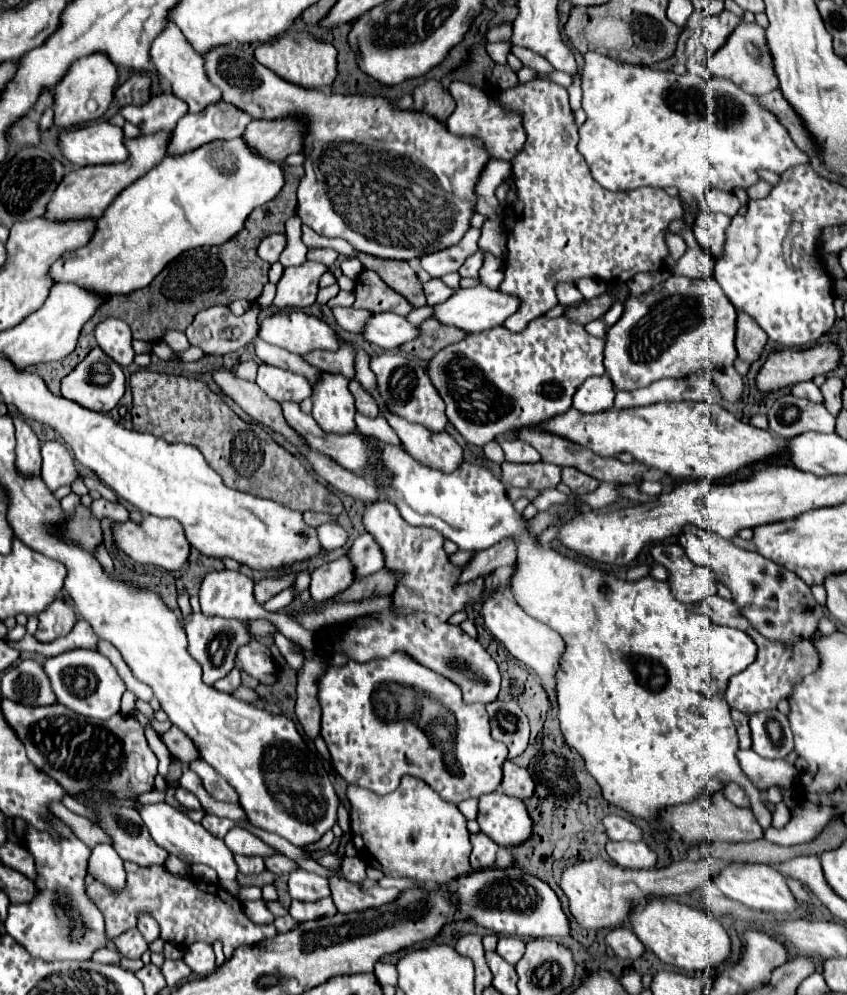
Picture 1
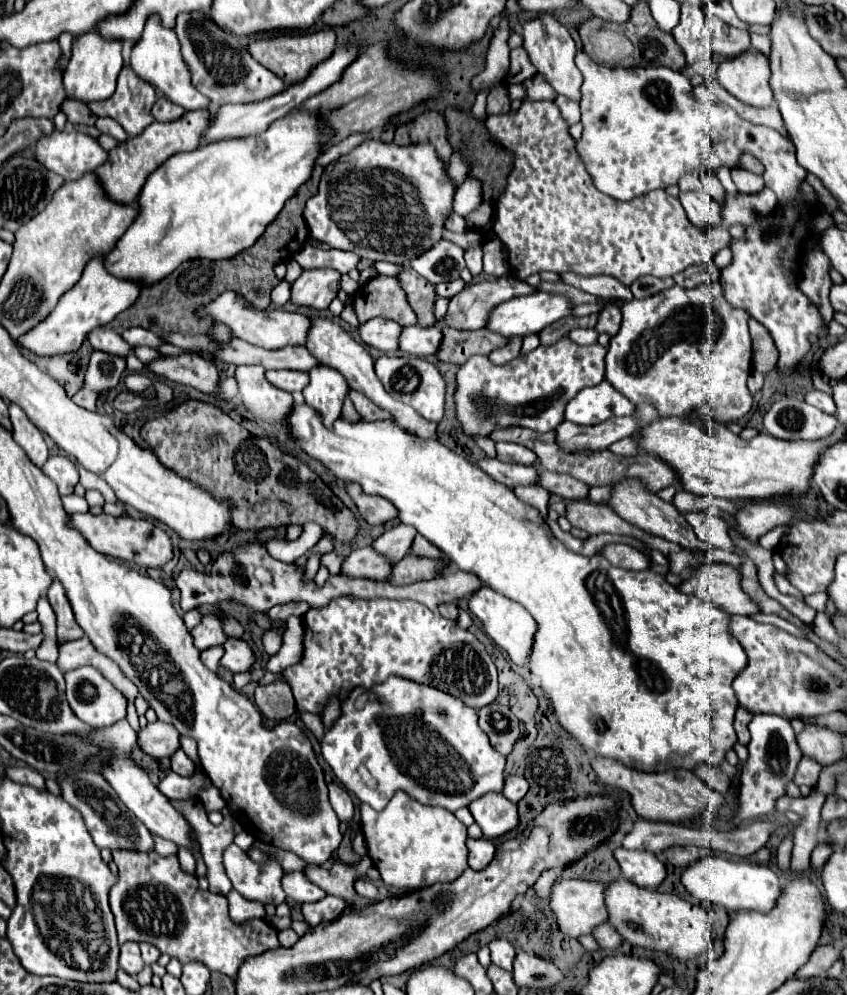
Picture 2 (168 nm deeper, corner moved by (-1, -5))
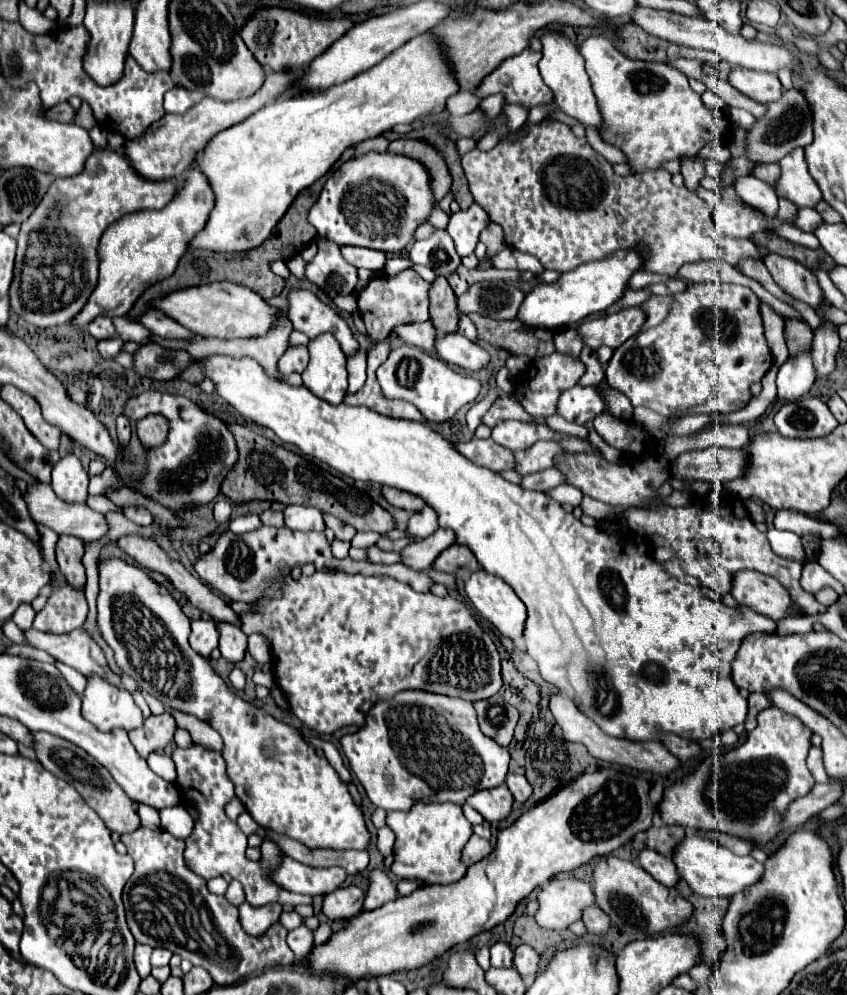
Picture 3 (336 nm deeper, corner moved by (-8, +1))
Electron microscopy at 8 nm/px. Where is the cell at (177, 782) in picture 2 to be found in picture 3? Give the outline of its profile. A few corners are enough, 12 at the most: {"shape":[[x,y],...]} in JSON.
{"shape":[[153,751],[147,765],[155,775],[173,783],[175,767],[169,755]]}

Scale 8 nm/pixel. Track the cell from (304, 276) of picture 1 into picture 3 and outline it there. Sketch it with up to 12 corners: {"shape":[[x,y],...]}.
{"shape":[[317,239],[319,251],[305,277],[329,293],[349,295],[357,267],[333,241]]}

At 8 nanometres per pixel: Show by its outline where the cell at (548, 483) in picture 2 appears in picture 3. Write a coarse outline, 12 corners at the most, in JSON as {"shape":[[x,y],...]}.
{"shape":[[553,469],[523,477],[519,485],[529,491],[547,491],[565,483]]}

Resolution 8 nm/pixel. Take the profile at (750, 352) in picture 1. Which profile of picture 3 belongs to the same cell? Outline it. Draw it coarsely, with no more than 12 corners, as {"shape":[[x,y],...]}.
{"shape":[[803,319],[785,321],[789,357],[811,351],[813,329]]}

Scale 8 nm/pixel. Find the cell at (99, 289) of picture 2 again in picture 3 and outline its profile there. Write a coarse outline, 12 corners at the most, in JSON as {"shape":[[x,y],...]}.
{"shape":[[199,165],[161,211],[101,237],[99,283],[71,325],[127,315],[175,271],[215,193]]}

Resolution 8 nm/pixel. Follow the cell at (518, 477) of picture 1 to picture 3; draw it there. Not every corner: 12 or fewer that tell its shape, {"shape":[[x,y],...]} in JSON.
{"shape":[[473,437],[455,449],[479,467],[511,469],[511,451]]}

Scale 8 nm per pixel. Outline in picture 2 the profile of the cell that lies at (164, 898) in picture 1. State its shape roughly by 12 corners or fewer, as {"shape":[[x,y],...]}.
{"shape":[[114,851],[118,943],[236,977],[280,947],[178,857]]}

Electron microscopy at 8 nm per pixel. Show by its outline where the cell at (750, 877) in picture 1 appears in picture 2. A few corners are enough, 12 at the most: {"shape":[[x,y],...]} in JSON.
{"shape":[[704,857],[684,887],[726,911],[770,911],[782,895],[768,865]]}

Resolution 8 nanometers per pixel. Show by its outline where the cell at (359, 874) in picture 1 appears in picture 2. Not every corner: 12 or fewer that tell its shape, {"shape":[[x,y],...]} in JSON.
{"shape":[[366,877],[354,883],[358,895],[376,899],[376,885]]}

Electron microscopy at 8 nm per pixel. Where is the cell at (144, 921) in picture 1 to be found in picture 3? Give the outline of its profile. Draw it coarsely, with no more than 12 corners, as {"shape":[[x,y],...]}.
{"shape":[[153,949],[153,967],[169,965],[173,953],[167,949]]}

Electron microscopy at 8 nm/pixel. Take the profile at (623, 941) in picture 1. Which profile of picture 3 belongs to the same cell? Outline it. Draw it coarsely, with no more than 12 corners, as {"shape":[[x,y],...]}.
{"shape":[[597,905],[583,909],[581,921],[589,933],[607,933],[611,927]]}

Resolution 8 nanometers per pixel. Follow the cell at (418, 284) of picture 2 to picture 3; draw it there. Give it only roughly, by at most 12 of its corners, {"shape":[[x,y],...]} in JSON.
{"shape":[[445,277],[431,297],[437,333],[455,333],[463,313]]}

